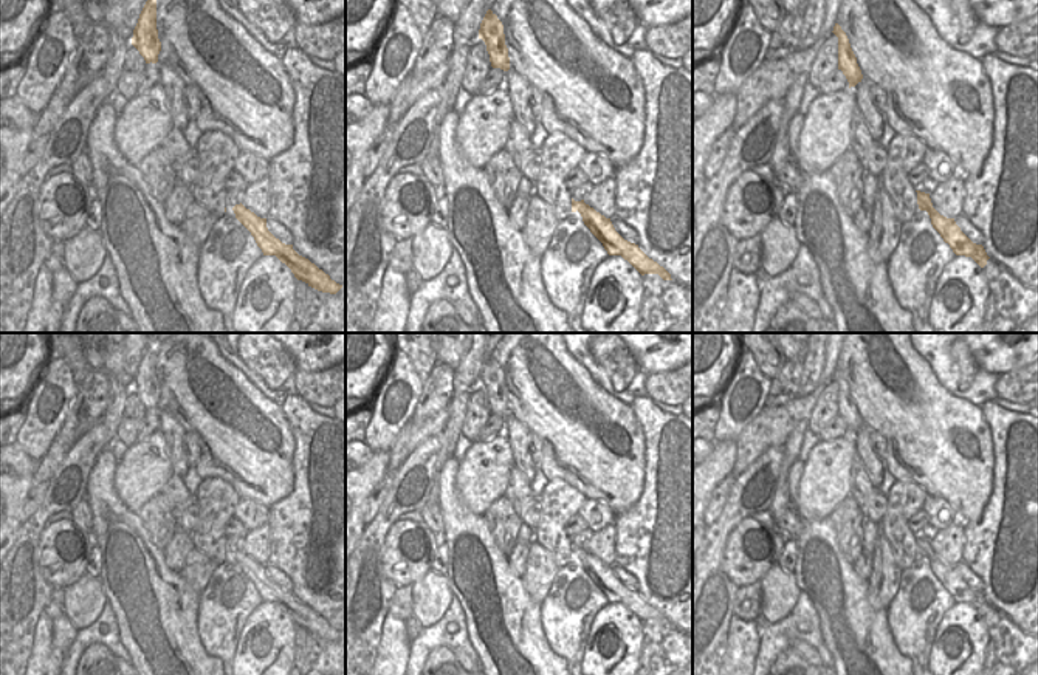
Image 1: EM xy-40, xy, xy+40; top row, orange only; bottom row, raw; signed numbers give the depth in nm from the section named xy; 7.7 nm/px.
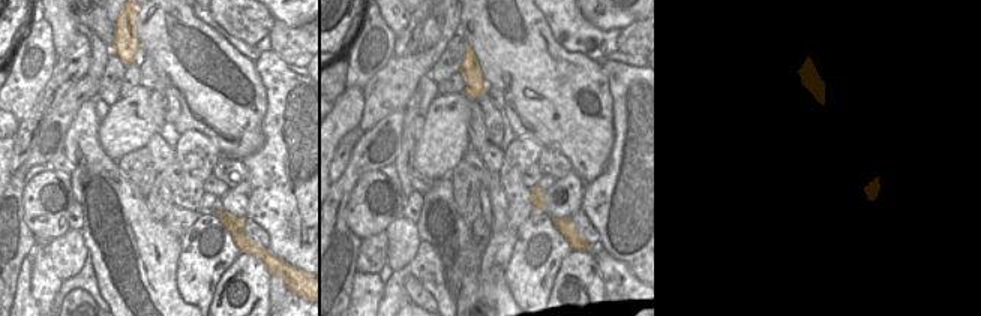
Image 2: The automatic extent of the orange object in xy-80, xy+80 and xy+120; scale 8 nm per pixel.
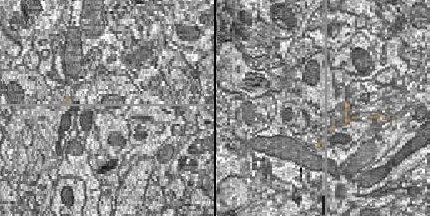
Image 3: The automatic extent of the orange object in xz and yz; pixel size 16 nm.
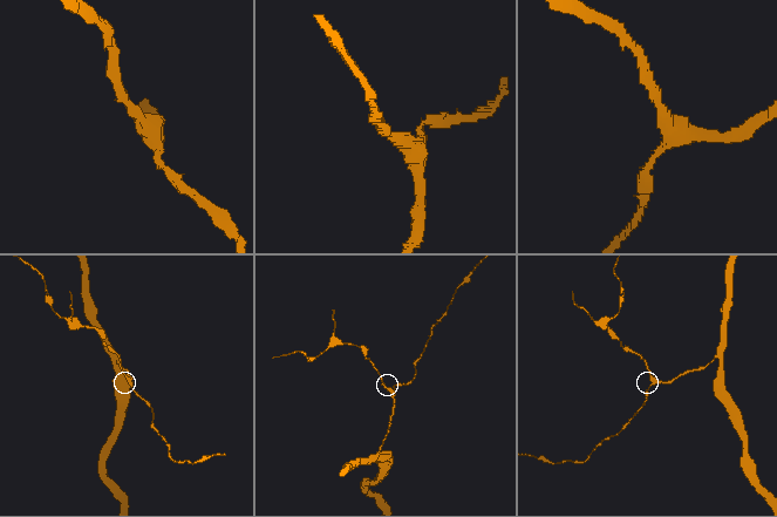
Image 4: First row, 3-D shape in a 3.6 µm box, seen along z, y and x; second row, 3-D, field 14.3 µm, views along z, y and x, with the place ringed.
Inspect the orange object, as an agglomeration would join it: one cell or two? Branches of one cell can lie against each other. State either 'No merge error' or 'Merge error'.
No merge error.

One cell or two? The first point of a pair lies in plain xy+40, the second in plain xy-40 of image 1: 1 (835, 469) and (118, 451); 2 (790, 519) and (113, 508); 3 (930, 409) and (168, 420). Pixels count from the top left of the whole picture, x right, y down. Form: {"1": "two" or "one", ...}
{"1": "two", "2": "two", "3": "two"}

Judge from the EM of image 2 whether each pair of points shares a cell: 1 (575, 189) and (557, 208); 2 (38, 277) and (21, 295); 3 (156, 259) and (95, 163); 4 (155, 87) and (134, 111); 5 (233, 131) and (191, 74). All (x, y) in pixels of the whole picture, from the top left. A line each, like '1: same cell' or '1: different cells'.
1: same cell
2: different cells
3: same cell
4: different cells
5: same cell

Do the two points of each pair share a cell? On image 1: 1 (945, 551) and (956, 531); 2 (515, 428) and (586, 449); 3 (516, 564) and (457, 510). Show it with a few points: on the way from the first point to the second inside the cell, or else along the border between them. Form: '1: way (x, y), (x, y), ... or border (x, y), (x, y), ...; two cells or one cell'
1: way (947, 547), (952, 536); one cell
2: border (510, 414), (530, 432); two cells
3: border (507, 558), (507, 564), (521, 578); two cells

